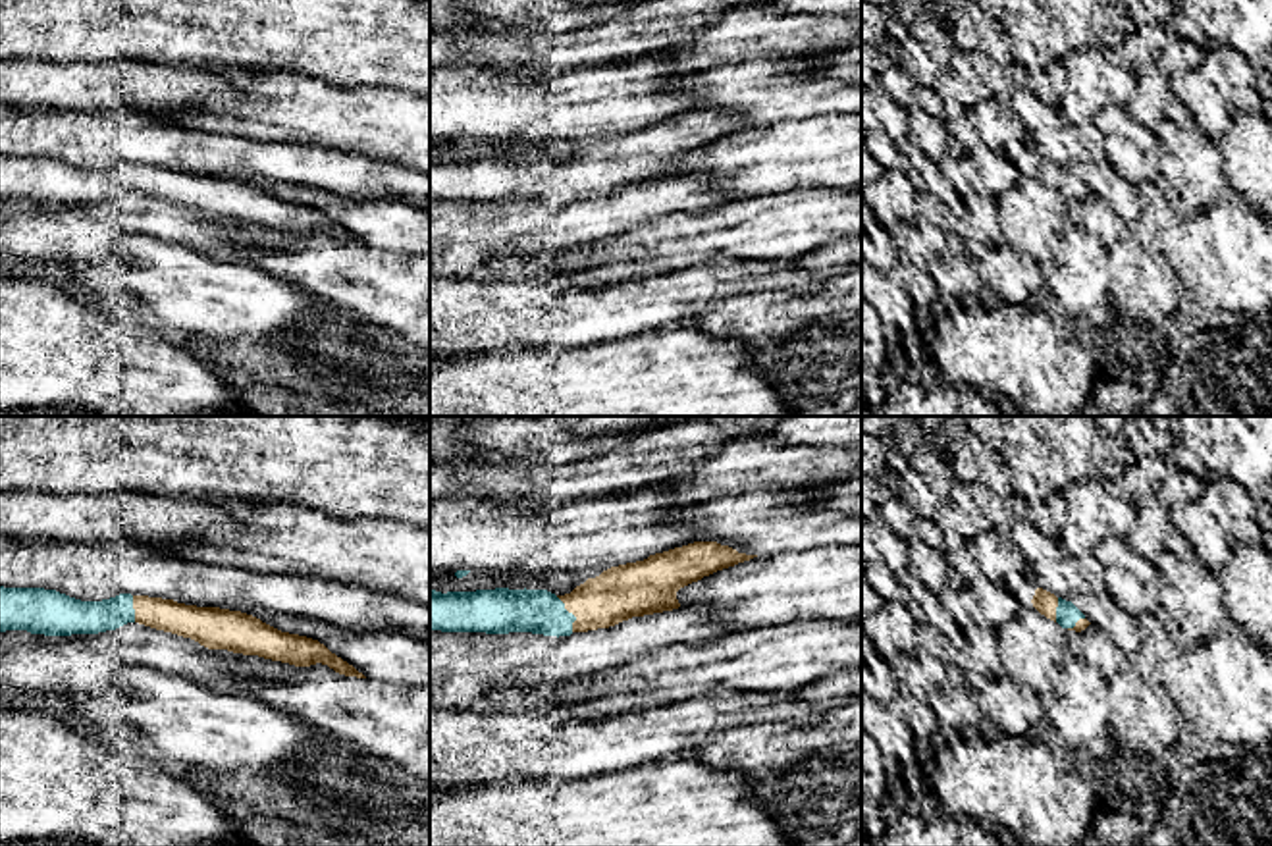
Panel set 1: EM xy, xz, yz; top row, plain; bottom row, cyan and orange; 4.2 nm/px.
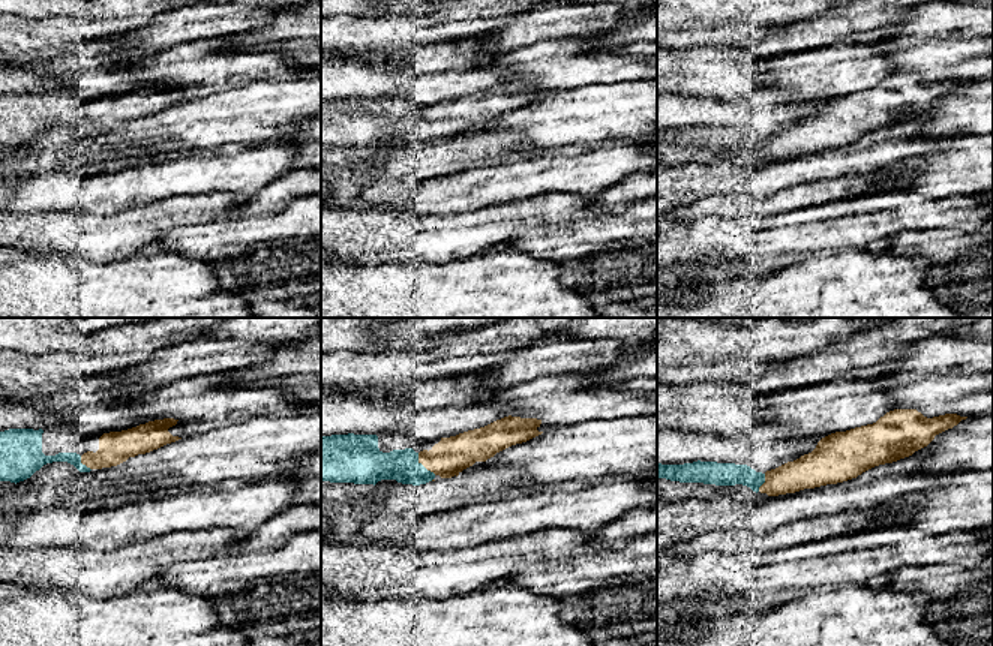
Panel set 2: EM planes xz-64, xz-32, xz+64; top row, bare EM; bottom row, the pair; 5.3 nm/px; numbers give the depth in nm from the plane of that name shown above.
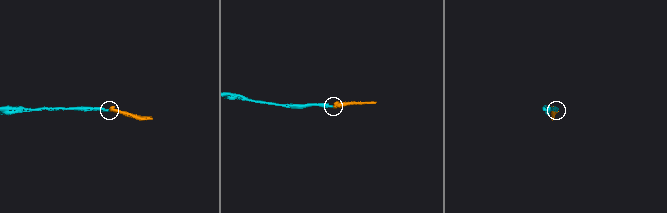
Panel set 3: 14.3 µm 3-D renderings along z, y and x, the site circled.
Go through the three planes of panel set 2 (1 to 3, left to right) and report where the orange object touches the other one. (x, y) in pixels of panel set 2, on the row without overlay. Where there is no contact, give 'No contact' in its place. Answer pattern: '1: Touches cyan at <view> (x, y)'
1: Touches cyan at xz-64 (81, 128)
2: Touches cyan at xz-32 (422, 129)
3: Touches cyan at xz+64 (764, 146)

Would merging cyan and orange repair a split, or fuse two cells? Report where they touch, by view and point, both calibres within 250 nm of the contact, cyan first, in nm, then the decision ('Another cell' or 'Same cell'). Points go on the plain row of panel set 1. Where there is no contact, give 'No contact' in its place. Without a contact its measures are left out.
Touches cyan at xz (571, 182). Thickness 190 nm (cyan) against 220 nm. Same cell

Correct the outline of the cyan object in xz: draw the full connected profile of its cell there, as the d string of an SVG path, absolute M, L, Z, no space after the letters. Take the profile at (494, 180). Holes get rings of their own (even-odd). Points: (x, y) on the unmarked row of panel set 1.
M694 110L611 135L565 164L526 156L447 162L430 156L430 198L559 206L609 197L632 185L678 177L680 156L754 125L717 110Z

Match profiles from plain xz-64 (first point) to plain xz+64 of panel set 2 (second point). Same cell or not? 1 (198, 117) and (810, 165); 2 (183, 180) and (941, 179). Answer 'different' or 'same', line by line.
1: different
2: same

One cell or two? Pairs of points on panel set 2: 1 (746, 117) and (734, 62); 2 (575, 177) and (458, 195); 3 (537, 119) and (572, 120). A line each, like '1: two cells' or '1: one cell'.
1: two cells
2: one cell
3: one cell

